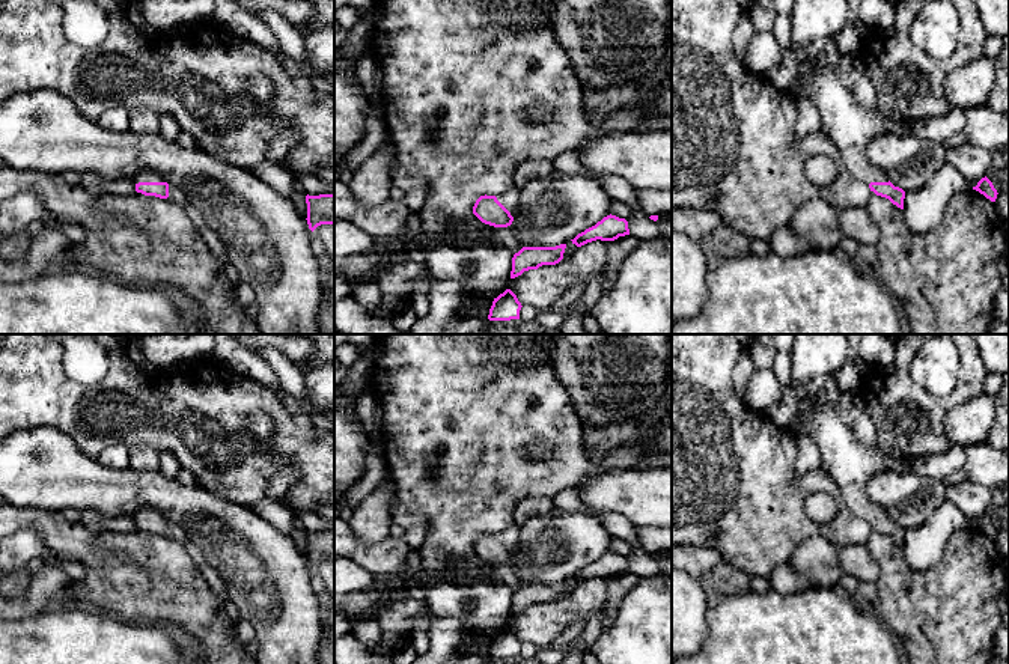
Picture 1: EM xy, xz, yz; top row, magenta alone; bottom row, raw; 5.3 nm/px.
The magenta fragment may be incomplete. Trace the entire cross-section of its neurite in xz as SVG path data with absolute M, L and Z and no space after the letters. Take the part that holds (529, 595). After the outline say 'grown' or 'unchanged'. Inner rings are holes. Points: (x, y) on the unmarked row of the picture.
M566 581L556 584L523 584L512 595L511 616L521 613L524 608L538 607L542 602L556 602L563 596Z | unchanged

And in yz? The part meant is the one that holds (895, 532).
M824 388L807 394L804 404L809 413L795 416L794 432L806 432L819 447L822 470L827 471L839 489L846 509L866 521L870 532L889 536L904 547L905 528L895 524L886 510L875 504L864 492L869 479L878 471L887 471L895 464L911 464L910 458L896 458L881 449L878 452L861 444L834 410Z | grown

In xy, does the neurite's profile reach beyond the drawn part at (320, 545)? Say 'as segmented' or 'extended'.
as segmented

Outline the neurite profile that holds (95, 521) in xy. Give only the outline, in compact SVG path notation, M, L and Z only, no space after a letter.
M83 510L80 521L95 533L133 533L136 530L136 522L131 515L104 515L95 510Z

